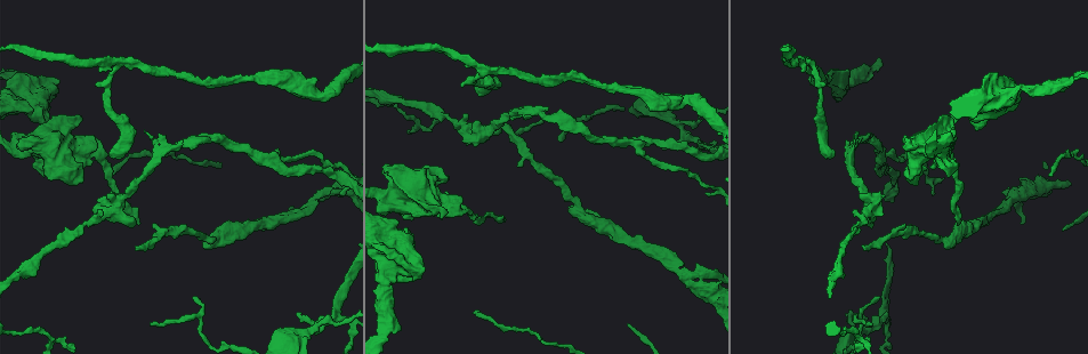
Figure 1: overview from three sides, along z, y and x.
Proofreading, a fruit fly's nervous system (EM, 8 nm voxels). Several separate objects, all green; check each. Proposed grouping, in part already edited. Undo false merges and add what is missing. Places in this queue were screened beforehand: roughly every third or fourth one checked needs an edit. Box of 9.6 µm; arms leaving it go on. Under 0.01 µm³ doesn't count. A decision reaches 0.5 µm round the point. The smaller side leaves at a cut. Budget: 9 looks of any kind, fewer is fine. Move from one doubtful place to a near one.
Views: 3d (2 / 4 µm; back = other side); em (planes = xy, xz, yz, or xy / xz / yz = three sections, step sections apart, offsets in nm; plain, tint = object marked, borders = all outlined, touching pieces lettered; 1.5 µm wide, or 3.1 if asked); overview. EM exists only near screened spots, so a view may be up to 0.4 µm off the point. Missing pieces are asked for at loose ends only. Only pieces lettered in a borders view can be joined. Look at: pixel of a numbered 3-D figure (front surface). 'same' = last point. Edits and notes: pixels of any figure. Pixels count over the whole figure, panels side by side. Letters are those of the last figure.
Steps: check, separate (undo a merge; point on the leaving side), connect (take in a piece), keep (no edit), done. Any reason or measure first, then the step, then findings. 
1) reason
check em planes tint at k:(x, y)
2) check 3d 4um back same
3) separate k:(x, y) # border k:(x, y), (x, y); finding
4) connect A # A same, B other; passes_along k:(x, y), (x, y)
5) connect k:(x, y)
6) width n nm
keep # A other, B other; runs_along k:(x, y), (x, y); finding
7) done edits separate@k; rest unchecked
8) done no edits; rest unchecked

thick end
check 3d 2um at 1:(976, 129)

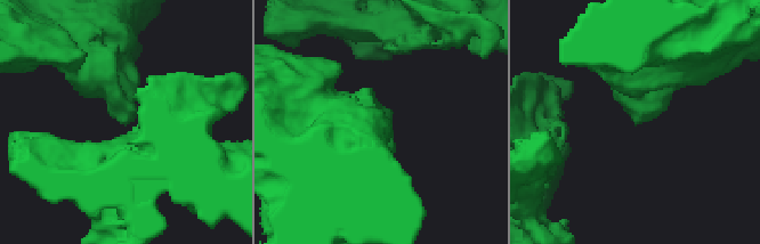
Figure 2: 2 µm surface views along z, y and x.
check em yz step 4 plain at 2:(633, 119)

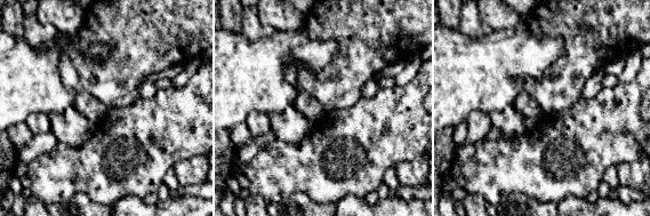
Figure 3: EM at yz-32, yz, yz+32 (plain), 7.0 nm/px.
see the neighbours
check em yz step 4 borders same

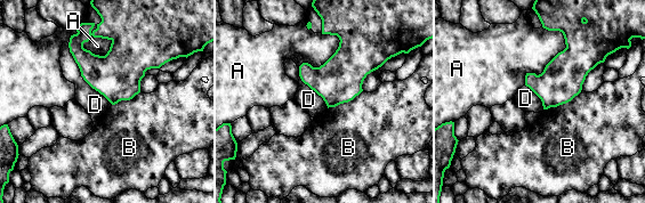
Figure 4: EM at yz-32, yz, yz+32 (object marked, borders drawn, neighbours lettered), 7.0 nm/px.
longest_contact D 550 nm
keep # A other, B other, D other; border 4:(67, 43), (80, 75), (112, 104); no lettered piece goes on from it

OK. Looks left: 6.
thick turns thin
check em yz step 4 tint at 1:(482, 135)

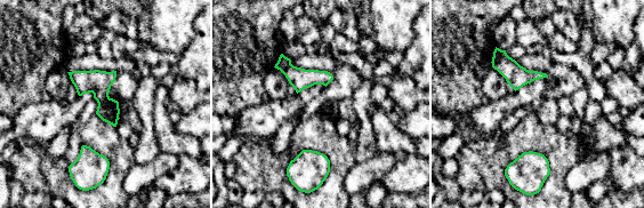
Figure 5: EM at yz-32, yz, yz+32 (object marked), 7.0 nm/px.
cut it another way
check em planes tint same

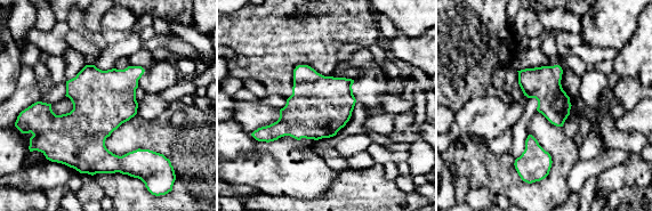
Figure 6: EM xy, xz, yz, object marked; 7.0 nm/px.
check em planes borders same

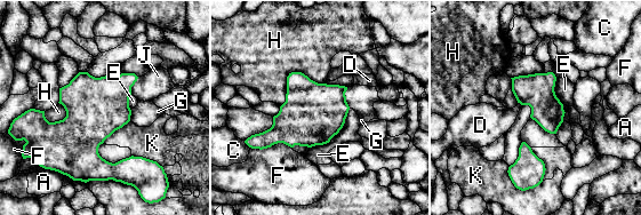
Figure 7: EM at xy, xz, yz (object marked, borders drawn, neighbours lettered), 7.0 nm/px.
width 420 nm
keep # A other, C other, D other, E other, F other, G other, H other, J other, K other; border 7:(350, 109), (328, 142), (310, 148); continuous, no second neuron

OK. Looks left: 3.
check em yz step 8 tint at 1:(483, 70)

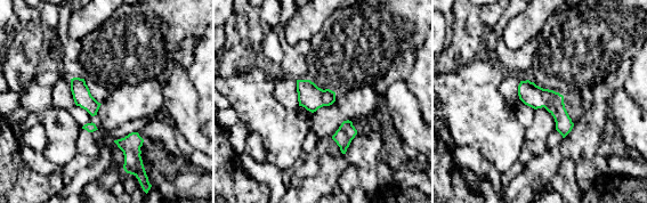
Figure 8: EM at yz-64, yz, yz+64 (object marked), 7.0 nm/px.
check em planes tint same

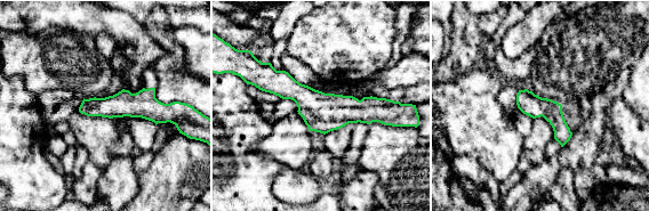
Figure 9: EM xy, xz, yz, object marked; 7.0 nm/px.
check em planes borders same

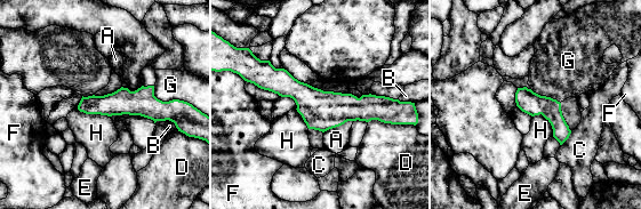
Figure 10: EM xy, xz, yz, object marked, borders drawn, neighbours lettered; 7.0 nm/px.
keep # A other, B other, C other, D other, E other, F other, G other, H other; border 10:(77, 109), (109, 117); one neuron here

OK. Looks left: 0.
done no edits; rest unchecked

